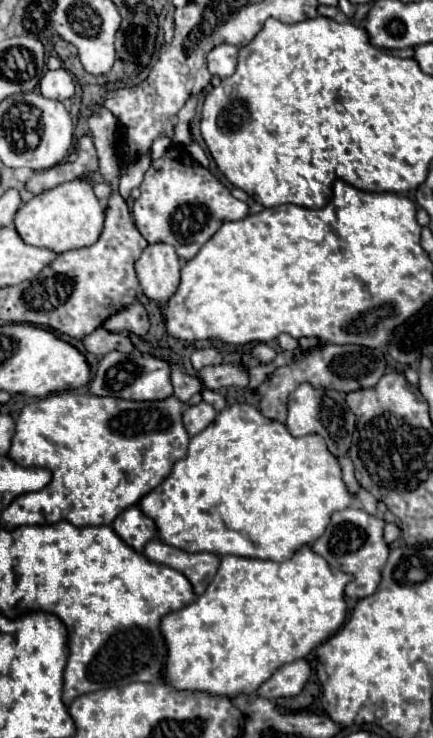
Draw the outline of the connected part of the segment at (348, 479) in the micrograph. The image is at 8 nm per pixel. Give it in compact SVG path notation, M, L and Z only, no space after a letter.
M341 455L339 463L341 463L343 479L345 479L345 483L347 483L349 491L351 491L351 493L357 493L357 491L359 491L359 483L355 481L355 467L353 467L353 461L349 459L349 455Z

